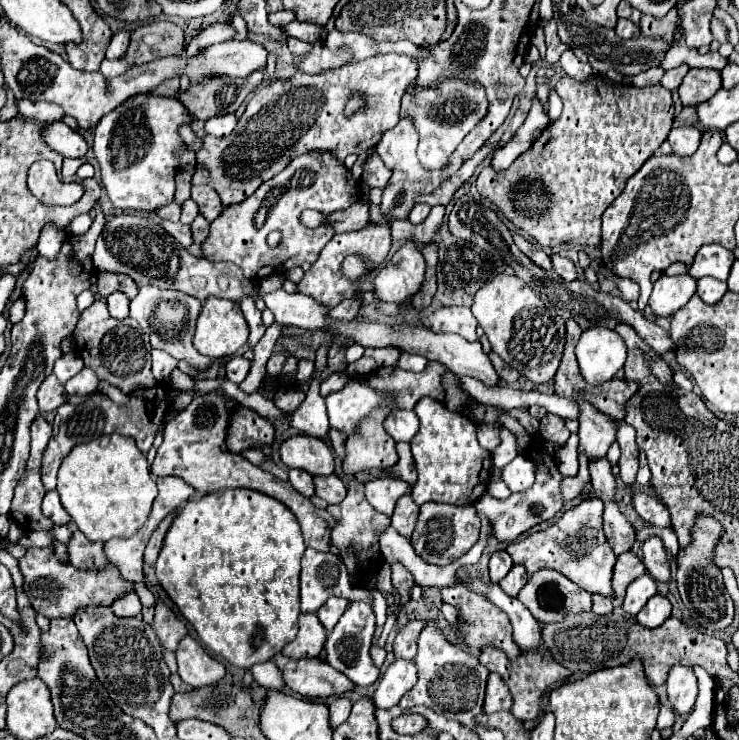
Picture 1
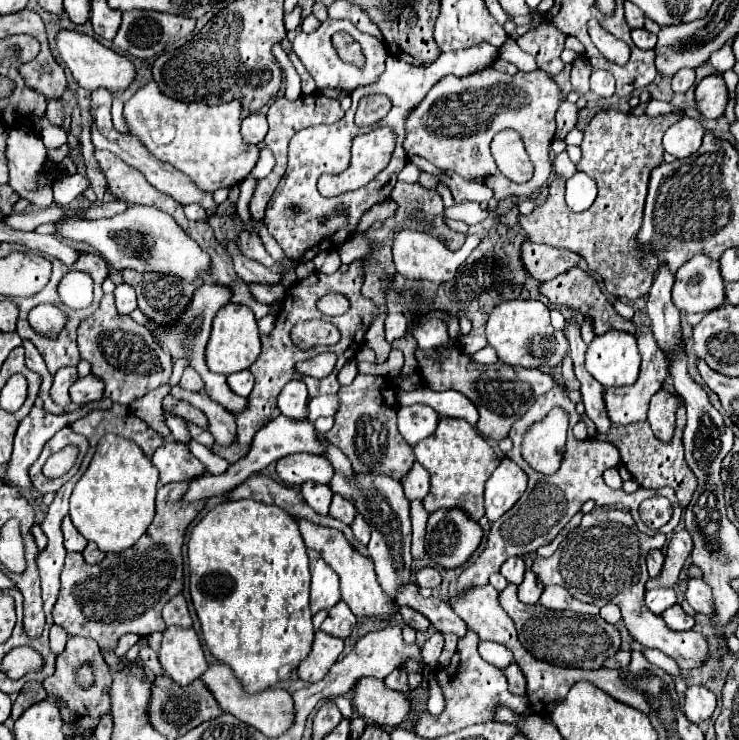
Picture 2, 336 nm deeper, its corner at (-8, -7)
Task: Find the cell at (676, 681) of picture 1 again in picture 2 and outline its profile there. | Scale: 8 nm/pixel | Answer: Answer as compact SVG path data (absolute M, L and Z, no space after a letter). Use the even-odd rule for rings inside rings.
M688 687L684 699L684 715L692 723L702 723L712 717L716 709L716 697L706 687Z

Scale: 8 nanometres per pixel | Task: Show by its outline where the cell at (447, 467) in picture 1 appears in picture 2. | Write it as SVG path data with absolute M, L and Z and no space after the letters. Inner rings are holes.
M442 417L438 429L414 445L414 453L418 463L430 473L430 493L422 501L428 513L456 507L468 513L474 521L484 515L484 483L500 465L500 459L468 421Z

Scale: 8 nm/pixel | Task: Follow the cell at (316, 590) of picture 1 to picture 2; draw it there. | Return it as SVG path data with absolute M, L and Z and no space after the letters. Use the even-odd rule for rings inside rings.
M308 551L308 557L310 557L310 573L312 573L310 609L312 613L318 613L322 609L334 607L340 601L338 575L320 557L318 551Z

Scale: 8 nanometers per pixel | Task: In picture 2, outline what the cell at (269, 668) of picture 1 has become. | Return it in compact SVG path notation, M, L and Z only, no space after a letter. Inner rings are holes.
M346 695L336 697L334 703L338 705L338 709L340 709L340 713L342 713L344 719L350 719L350 717L352 717L352 713L354 713L354 703L352 703L350 697L346 697Z

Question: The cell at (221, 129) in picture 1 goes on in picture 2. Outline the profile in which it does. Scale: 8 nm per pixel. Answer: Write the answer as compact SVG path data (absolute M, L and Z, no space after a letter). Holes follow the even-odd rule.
M250 113L244 121L242 121L242 137L248 143L260 143L268 133L268 123L266 123L266 115L262 113Z

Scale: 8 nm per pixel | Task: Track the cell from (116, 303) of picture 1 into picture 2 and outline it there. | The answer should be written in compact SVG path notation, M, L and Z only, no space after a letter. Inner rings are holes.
M122 283L116 287L114 291L114 297L116 297L116 307L118 307L118 313L120 315L130 315L138 305L136 305L136 293L134 293L134 287L130 287L128 283Z

